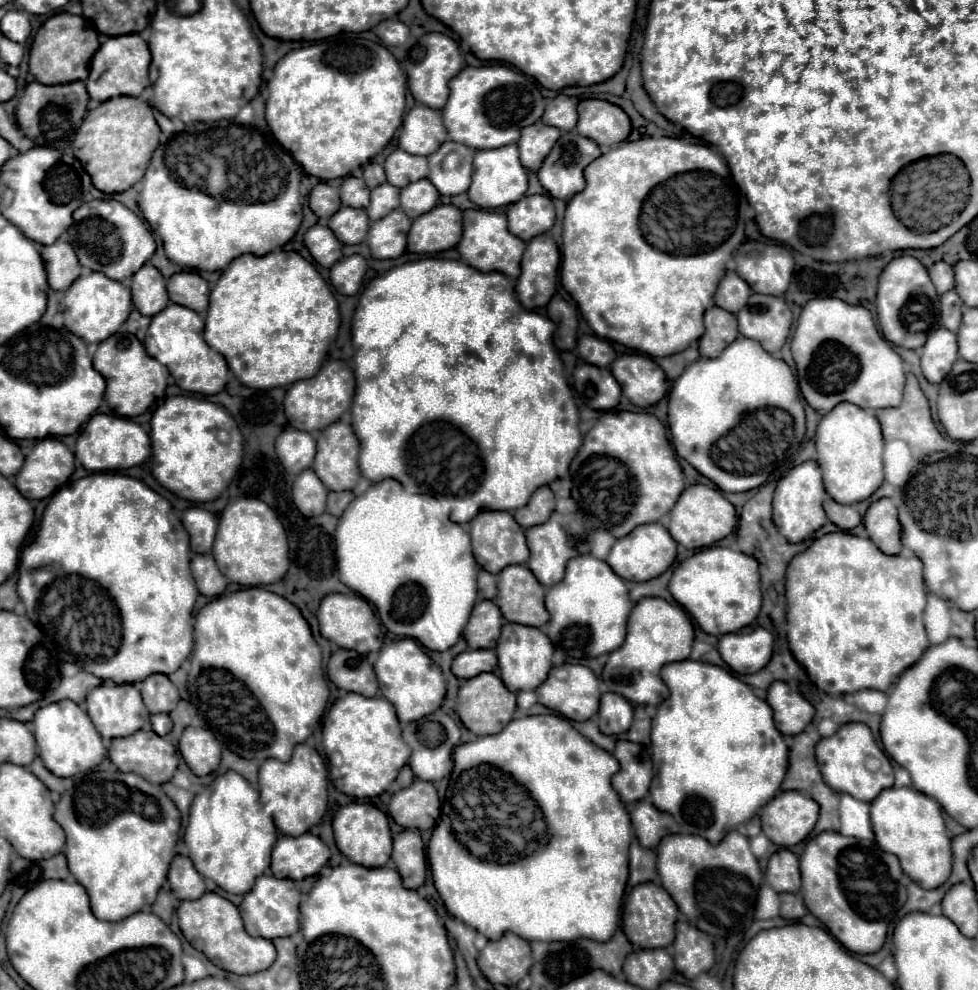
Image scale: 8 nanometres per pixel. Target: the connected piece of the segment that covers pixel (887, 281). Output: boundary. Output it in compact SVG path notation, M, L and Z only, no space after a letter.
M895 257L883 269L877 287L877 319L885 339L905 349L919 349L927 341L929 333L937 329L939 295L929 279L927 269L915 257Z

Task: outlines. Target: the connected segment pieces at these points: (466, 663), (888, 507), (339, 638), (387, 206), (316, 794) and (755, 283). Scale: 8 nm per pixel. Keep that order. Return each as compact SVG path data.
M477 649L477 651L463 651L453 661L453 673L459 679L471 679L485 671L497 669L497 657L491 649Z
M879 499L865 515L865 529L869 539L885 553L901 553L901 525L897 521L897 507L891 499Z
M331 593L321 601L321 607L317 611L317 619L321 625L321 635L333 643L337 643L343 649L353 649L357 653L369 653L369 651L379 651L383 643L381 635L381 623L371 609L371 605L357 595L341 595L341 593Z
M383 183L371 189L371 203L367 207L367 215L371 221L379 221L379 217L385 217L395 209L399 209L399 187Z
M301 743L295 747L291 761L275 761L267 759L259 769L259 793L263 809L267 809L279 831L285 835L297 837L299 833L307 833L313 825L317 825L326 813L328 806L328 771L321 755Z
M747 241L739 247L737 273L755 293L783 295L793 277L793 257L783 245Z

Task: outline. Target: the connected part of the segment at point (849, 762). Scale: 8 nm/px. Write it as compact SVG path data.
M845 723L831 737L823 737L817 743L817 761L819 771L829 787L839 793L847 793L851 797L859 797L859 801L871 803L883 789L893 787L893 767L887 755L875 743L871 729L865 723Z

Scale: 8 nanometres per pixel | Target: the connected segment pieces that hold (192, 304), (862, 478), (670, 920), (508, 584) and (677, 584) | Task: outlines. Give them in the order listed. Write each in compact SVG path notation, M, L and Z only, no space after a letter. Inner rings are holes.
M181 271L175 273L167 281L167 291L169 299L177 305L189 307L197 313L207 311L209 305L209 283L199 277L195 271Z
M839 403L827 415L823 415L817 427L815 447L817 463L823 471L825 491L831 499L843 505L853 505L863 499L869 499L881 487L885 441L881 435L879 419L873 413L853 403Z
M641 883L631 889L623 905L623 931L627 939L641 949L669 947L675 939L675 921L677 921L677 905L671 895L657 883Z
M509 565L497 575L499 593L493 599L511 623L541 627L549 621L543 605L545 587L539 585L527 565Z
M707 547L681 561L669 581L673 599L701 625L709 635L739 631L755 621L761 609L759 565L753 557L729 547Z

